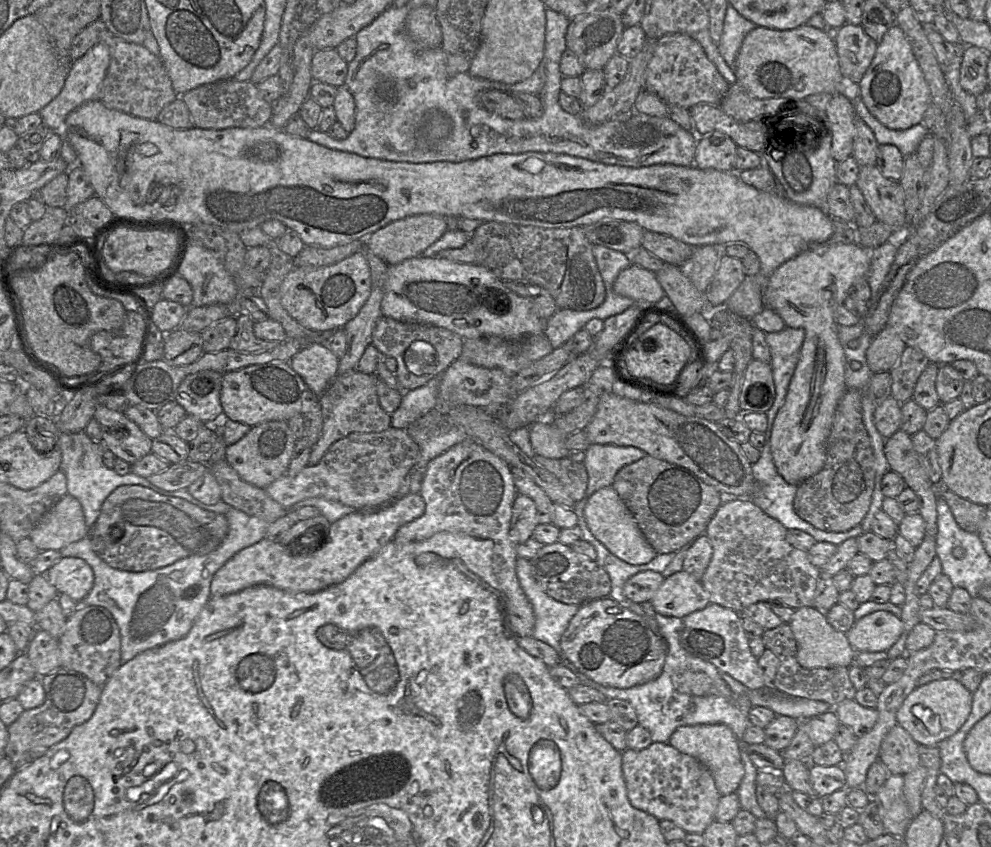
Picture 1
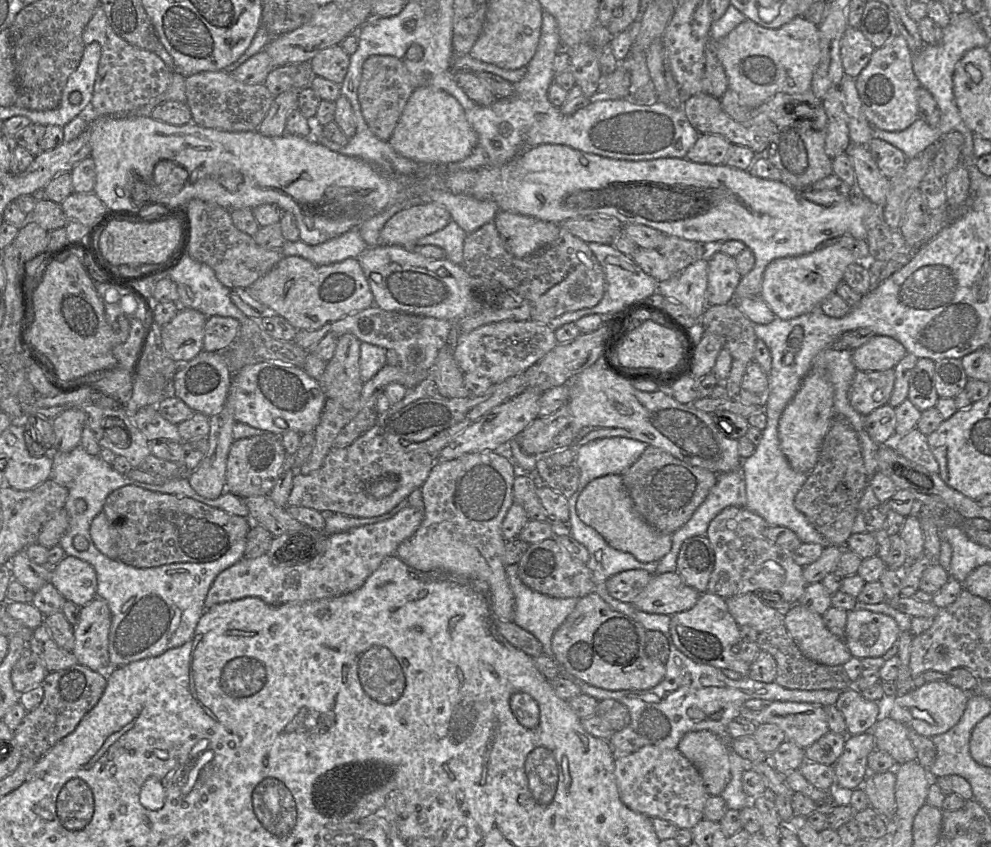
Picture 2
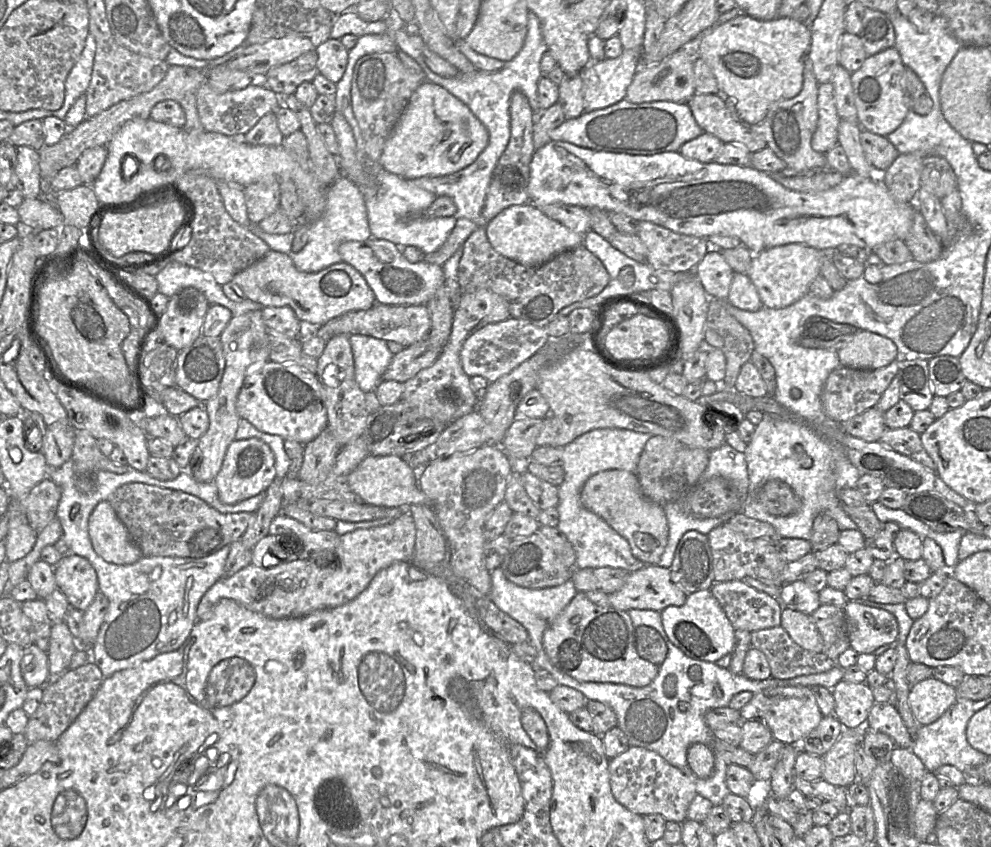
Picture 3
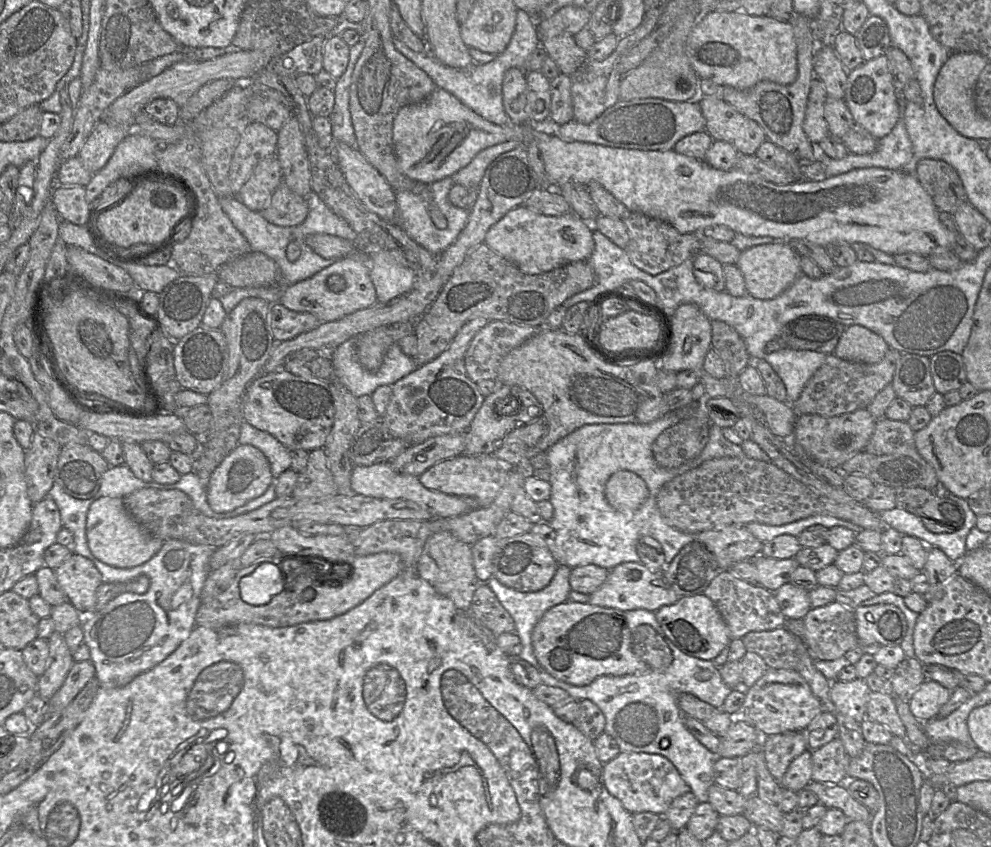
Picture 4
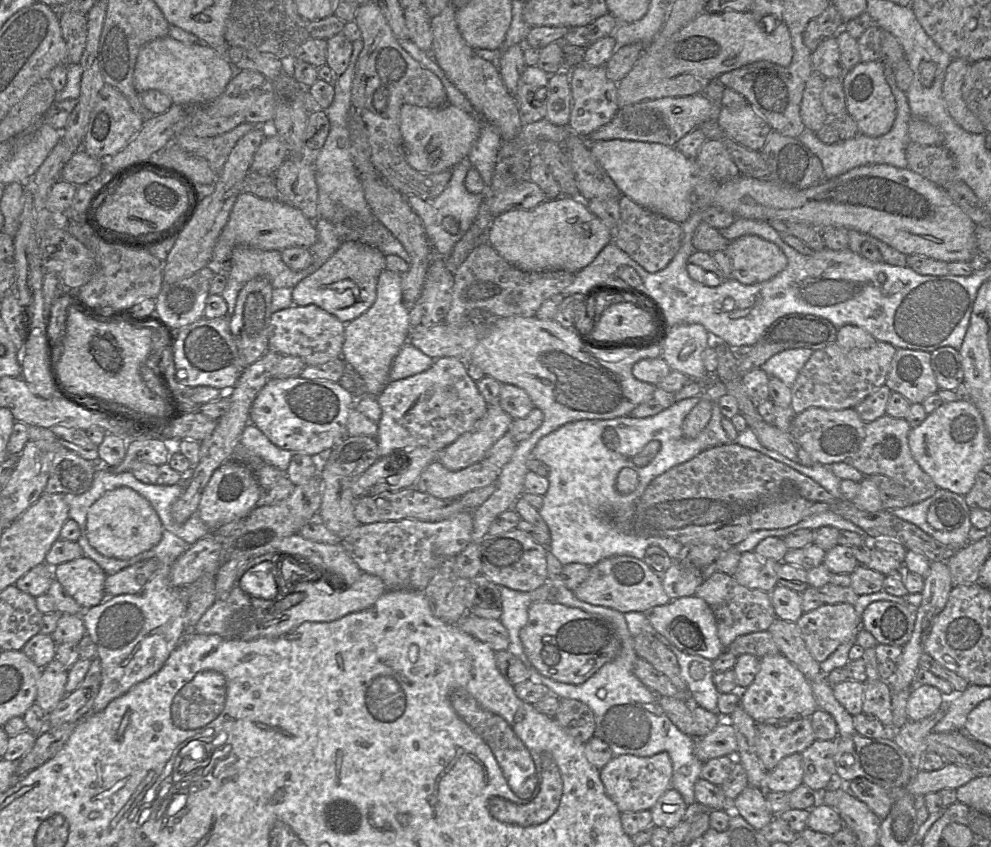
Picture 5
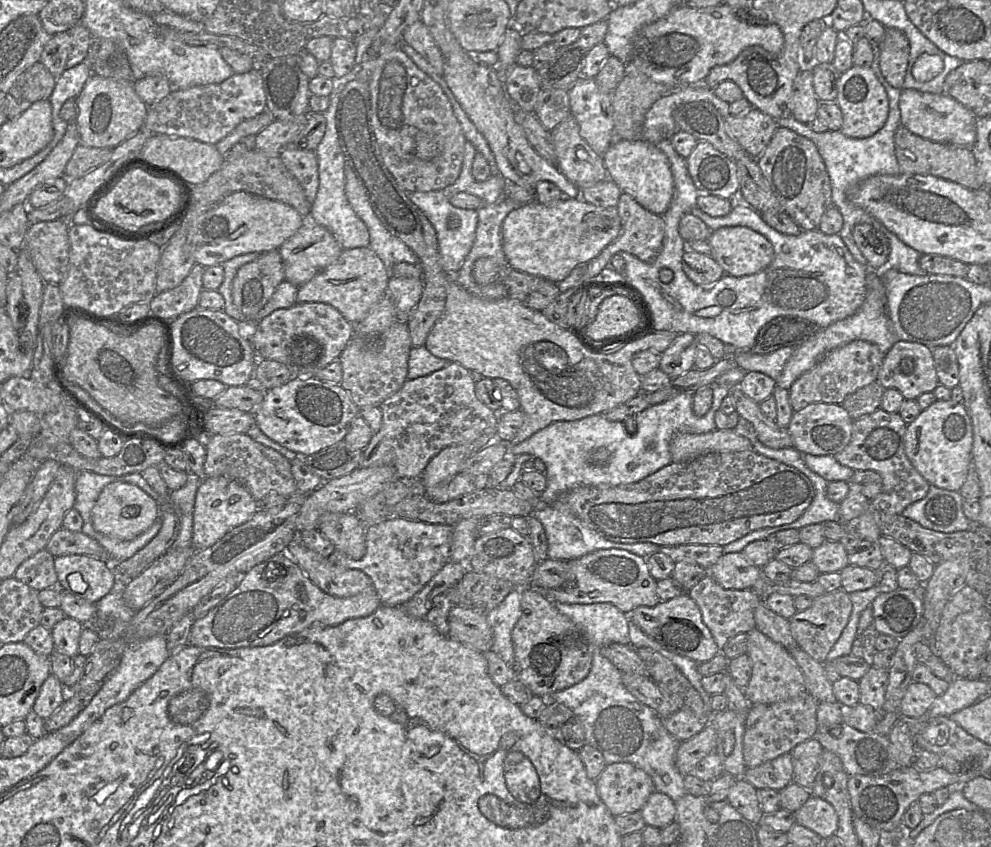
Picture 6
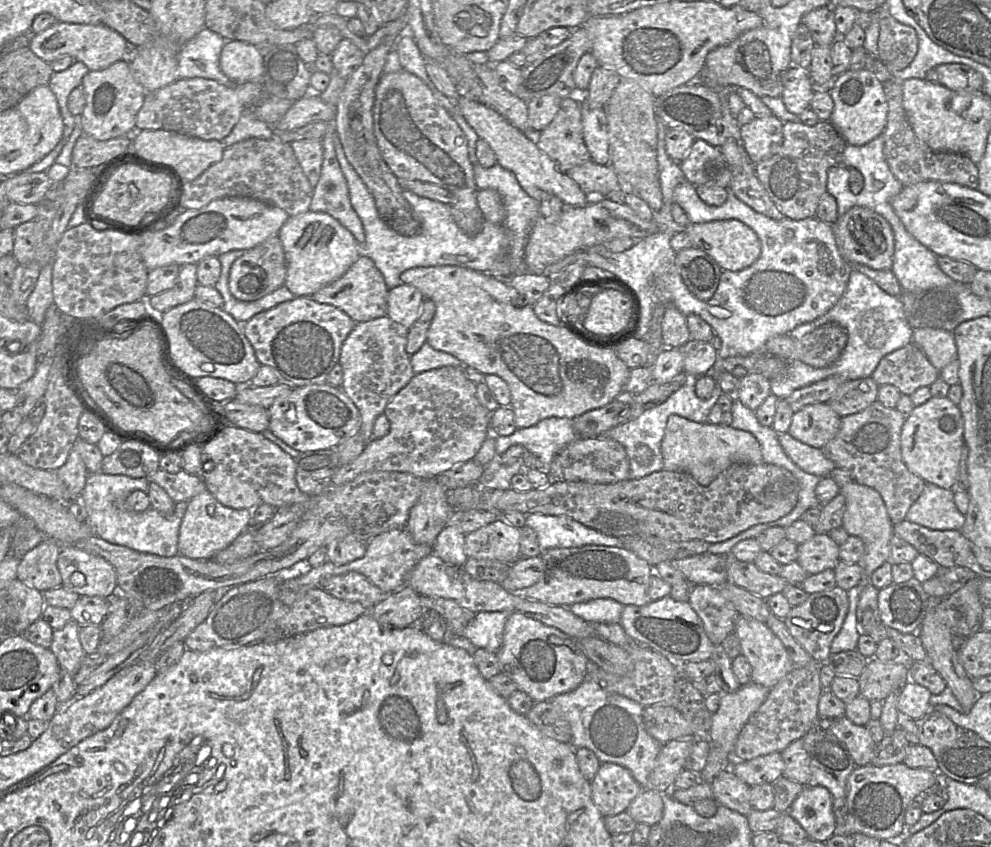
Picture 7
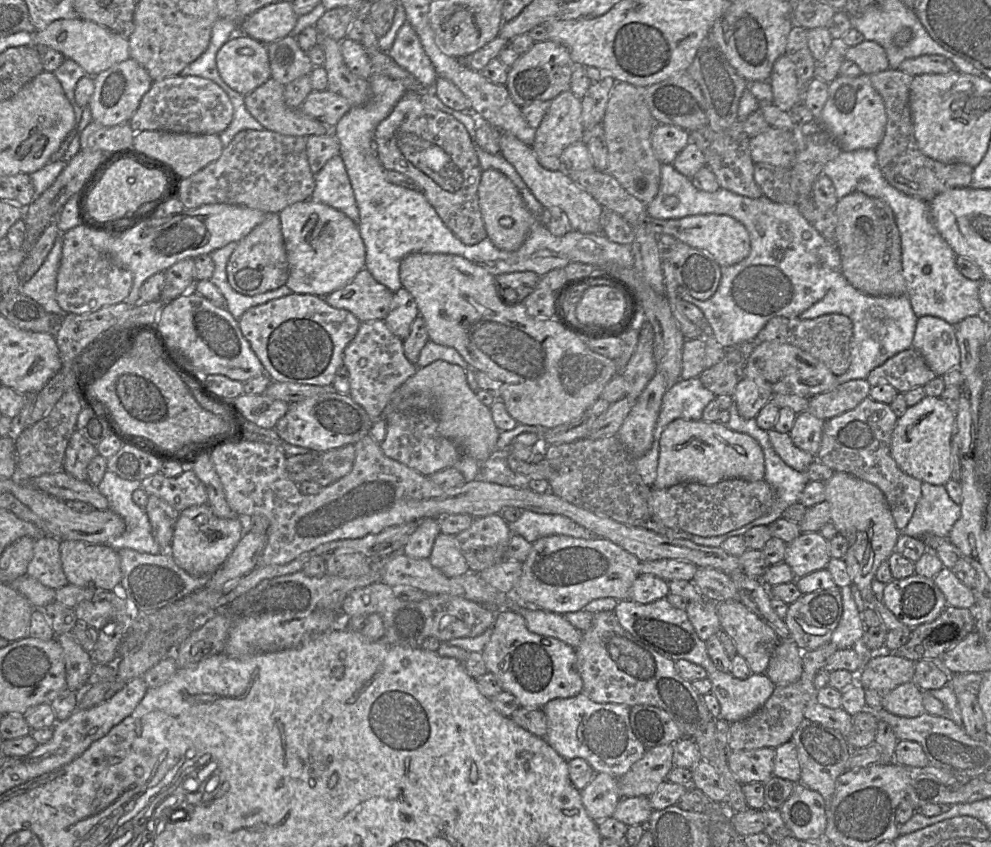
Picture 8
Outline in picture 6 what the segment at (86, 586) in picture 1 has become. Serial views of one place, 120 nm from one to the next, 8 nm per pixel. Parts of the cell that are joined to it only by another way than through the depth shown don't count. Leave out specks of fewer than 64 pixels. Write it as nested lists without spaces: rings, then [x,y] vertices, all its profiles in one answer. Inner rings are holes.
[[[63,555],[55,557],[55,571],[58,576],[58,588],[74,597],[90,603],[97,603],[118,585],[118,577],[113,562],[105,562],[88,555]],[[71,573],[80,573],[88,584],[84,593],[75,593],[68,583]]]

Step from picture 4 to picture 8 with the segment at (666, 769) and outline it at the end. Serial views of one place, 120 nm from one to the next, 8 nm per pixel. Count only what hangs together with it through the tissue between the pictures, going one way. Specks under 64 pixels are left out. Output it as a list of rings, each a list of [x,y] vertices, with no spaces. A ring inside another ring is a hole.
[[[596,773],[581,791],[582,803],[591,819],[600,822],[612,817],[621,800],[617,778],[607,773]]]

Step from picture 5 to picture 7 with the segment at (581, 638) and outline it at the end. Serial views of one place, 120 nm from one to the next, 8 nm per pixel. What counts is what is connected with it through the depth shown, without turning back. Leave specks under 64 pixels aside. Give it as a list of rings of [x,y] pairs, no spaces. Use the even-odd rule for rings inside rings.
[[[521,612],[509,614],[502,646],[496,656],[501,673],[508,675],[517,684],[518,690],[529,695],[534,702],[551,700],[558,694],[576,689],[587,678],[590,666],[577,640]]]

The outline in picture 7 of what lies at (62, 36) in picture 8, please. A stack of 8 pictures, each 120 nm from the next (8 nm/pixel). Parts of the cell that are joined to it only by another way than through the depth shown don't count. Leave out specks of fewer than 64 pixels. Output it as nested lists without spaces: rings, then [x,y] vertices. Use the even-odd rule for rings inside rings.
[[[57,22],[39,34],[31,34],[29,48],[40,59],[52,63],[63,56],[72,56],[75,61],[83,62],[90,71],[103,70],[112,64],[125,60],[130,52],[129,42],[117,31],[101,23],[73,24]]]

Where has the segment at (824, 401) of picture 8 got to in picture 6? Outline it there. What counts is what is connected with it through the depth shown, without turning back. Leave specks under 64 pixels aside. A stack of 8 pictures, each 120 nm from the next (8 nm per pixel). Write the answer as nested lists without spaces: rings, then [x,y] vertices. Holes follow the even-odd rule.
[[[876,380],[848,395],[841,406],[853,419],[860,418],[873,413],[881,407],[884,391],[885,388]]]

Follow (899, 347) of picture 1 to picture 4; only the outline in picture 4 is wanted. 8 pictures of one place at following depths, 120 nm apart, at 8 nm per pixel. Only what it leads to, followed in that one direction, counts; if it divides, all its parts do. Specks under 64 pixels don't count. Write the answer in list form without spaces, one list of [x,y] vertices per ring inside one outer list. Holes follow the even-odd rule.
[[[851,325],[841,335],[833,354],[850,362],[876,364],[888,350],[889,346],[878,334],[863,326]]]

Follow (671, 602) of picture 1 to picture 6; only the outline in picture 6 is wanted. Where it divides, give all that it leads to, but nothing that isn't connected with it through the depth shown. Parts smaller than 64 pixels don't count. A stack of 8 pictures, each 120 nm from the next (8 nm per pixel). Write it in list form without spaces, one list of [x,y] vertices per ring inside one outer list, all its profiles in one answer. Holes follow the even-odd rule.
[[[604,549],[566,561],[569,563],[566,580],[561,586],[547,591],[546,597],[552,602],[567,604],[607,602],[627,615],[639,606],[654,607],[661,602],[656,592],[657,581],[649,573],[646,558],[626,550]]]

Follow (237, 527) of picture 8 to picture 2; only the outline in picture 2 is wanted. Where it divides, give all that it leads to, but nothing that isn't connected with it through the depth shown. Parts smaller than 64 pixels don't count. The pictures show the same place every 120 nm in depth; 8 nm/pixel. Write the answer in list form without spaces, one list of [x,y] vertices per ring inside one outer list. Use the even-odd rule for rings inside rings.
[[[264,432],[261,435],[235,440],[227,458],[226,491],[240,498],[268,495],[278,480],[286,457],[281,435]]]

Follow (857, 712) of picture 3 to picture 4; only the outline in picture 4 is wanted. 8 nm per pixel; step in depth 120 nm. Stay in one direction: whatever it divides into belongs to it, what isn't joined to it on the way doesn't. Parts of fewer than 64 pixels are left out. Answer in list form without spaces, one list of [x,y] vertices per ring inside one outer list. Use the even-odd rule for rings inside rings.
[[[857,678],[850,682],[835,680],[830,685],[830,702],[840,713],[862,723],[866,719],[870,693],[864,679]]]

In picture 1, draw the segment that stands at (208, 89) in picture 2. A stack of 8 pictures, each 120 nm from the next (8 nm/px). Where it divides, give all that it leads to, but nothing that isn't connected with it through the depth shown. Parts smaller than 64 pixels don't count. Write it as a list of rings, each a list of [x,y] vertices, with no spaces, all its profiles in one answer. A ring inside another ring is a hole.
[[[234,78],[223,80],[201,85],[178,97],[181,97],[186,104],[194,126],[202,129],[258,128],[269,124],[272,115],[273,104],[266,102],[260,96],[257,85],[250,81],[237,81]]]

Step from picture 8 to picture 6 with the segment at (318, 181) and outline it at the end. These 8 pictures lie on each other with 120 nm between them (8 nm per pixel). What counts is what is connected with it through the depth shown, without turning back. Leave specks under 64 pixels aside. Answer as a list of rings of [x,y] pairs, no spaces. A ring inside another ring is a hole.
[[[360,65],[354,67],[343,77],[334,78],[334,88],[329,97],[329,105],[324,112],[326,119],[326,131],[320,144],[315,150],[318,160],[319,186],[318,192],[311,207],[311,222],[327,229],[340,244],[342,249],[367,247],[370,242],[368,228],[362,219],[351,207],[345,186],[345,160],[339,143],[336,129],[336,110],[341,91],[345,85],[356,78],[360,71]]]

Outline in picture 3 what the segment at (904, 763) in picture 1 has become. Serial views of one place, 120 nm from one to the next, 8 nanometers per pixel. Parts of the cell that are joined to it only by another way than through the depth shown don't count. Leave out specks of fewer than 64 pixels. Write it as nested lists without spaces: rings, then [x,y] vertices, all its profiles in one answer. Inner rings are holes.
[[[875,703],[869,712],[866,727],[890,736],[898,747],[911,749],[912,735],[897,709],[891,704]]]

